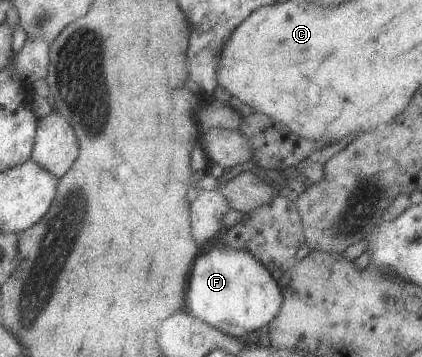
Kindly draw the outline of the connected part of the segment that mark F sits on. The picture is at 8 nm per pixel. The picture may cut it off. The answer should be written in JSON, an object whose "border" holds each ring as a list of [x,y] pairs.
{"border":[[[219,244],[209,252],[198,256],[194,262],[193,271],[187,292],[187,304],[184,311],[189,311],[194,317],[203,319],[211,326],[222,330],[231,336],[244,335],[256,331],[261,326],[268,326],[282,310],[284,296],[280,281],[273,278],[272,270],[263,264],[251,251],[228,247]]]}

